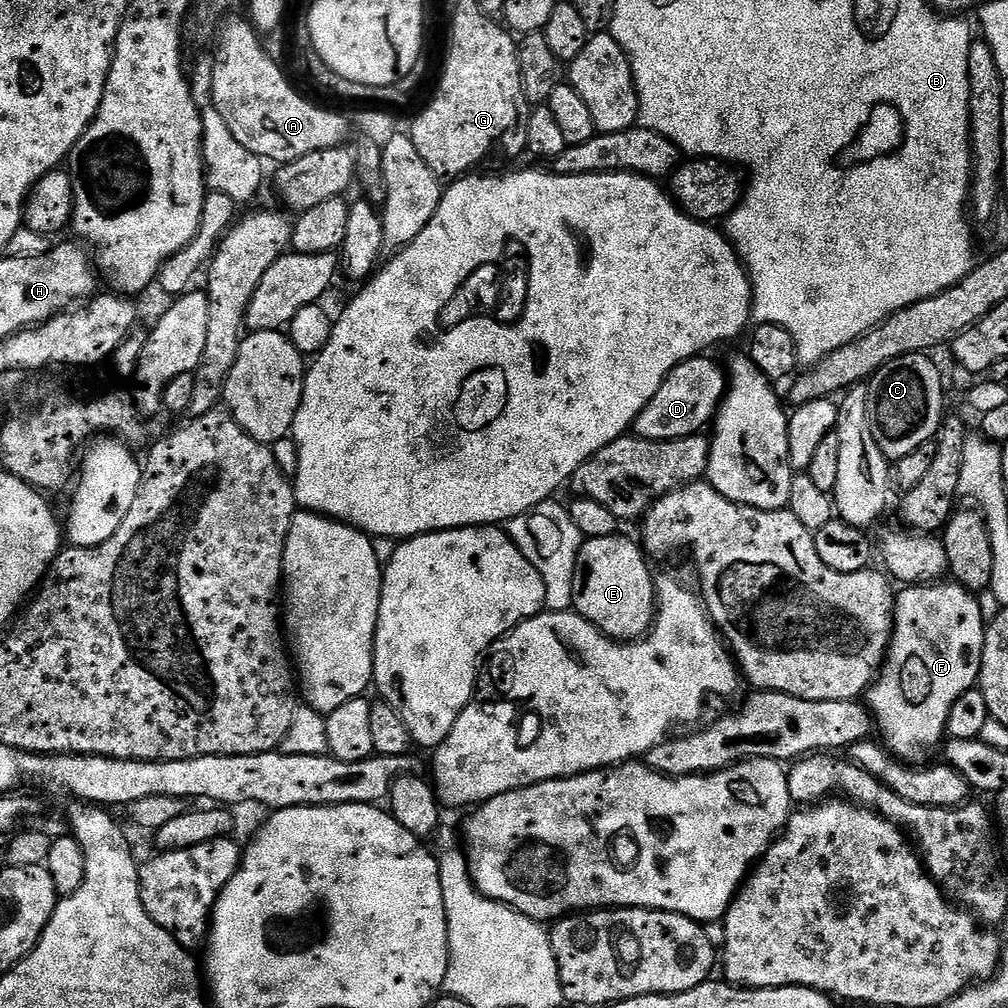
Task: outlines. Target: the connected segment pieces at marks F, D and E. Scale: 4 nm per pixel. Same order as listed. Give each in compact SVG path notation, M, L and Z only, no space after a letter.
M937 582L931 586L908 586L903 589L904 593L896 596L896 614L892 625L892 643L888 646L888 655L884 657L884 667L880 670L880 675L872 682L872 687L866 693L866 704L870 709L875 727L881 732L882 743L893 756L905 762L920 762L924 755L939 742L945 739L948 731L948 715L954 706L954 702L958 702L958 698L962 698L962 694L966 694L971 688L977 687L980 679L980 663L982 662L982 650L984 649L984 634L986 631L986 616L984 620L984 612L980 609L980 604L975 595L964 589L961 584L955 582Z
M707 355L692 356L679 364L658 386L658 394L646 402L646 410L638 414L634 425L635 435L644 440L666 442L687 436L695 436L705 431L704 427L715 421L720 404L730 387L725 369L720 368Z
M623 534L585 539L576 559L572 608L614 640L631 642L647 636L656 618L656 582L648 563L643 547Z

